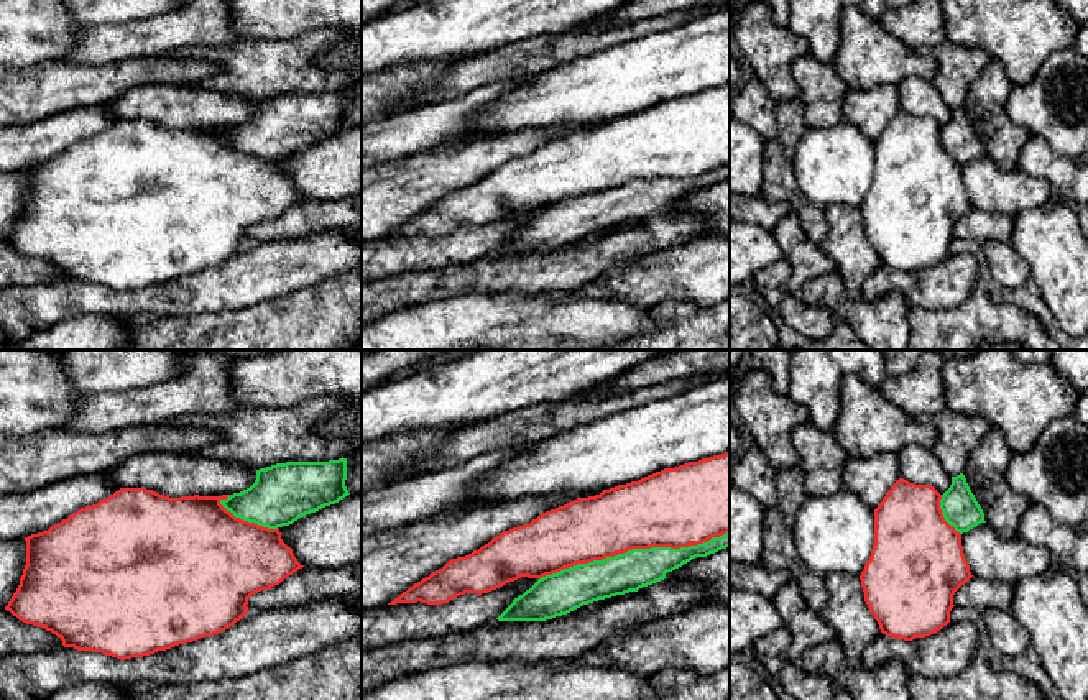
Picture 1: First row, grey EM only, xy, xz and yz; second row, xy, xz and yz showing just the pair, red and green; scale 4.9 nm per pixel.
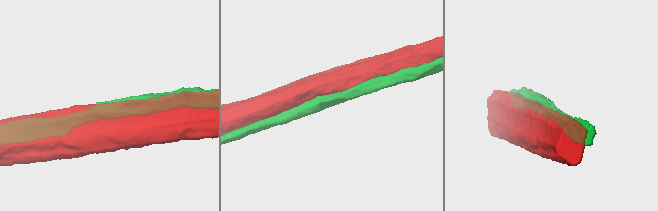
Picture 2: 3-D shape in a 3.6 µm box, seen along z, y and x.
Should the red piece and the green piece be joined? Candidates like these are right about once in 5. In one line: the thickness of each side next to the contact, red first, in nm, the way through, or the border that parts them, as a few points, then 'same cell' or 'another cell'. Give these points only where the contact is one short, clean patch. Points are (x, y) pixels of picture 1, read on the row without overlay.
360/190 nm | another cell

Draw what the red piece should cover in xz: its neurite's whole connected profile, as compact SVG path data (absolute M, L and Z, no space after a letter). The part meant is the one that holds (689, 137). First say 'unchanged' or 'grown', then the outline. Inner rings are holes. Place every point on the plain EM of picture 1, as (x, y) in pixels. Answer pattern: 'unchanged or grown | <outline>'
unchanged | M730 84L664 100L638 113L577 130L546 143L529 156L503 163L465 189L409 219L388 237L442 237L465 225L488 225L521 209L542 210L577 196L615 189L633 181L697 177L730 164Z

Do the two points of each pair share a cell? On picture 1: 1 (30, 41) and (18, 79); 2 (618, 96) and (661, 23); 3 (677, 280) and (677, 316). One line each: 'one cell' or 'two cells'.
1: two cells
2: two cells
3: two cells

